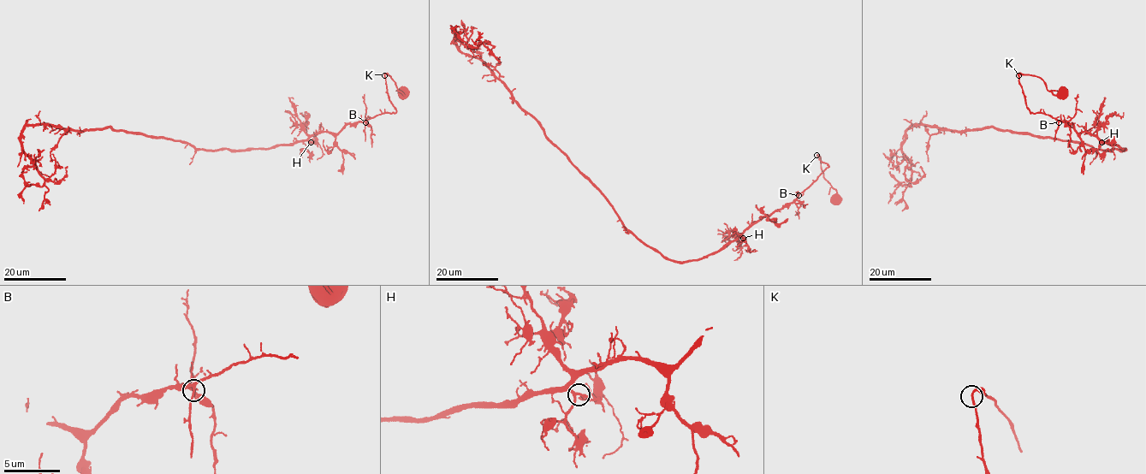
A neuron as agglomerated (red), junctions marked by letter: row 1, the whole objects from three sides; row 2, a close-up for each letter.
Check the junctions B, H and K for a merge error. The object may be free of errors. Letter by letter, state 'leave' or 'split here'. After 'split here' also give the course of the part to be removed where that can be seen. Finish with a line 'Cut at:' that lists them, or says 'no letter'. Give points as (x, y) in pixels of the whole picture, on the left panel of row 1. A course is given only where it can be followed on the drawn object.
B: leave
H: leave
K: leave
Cut at: no letter

